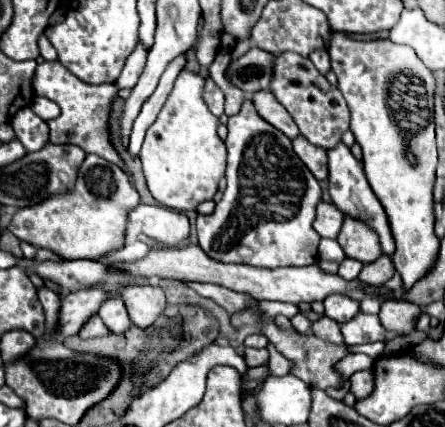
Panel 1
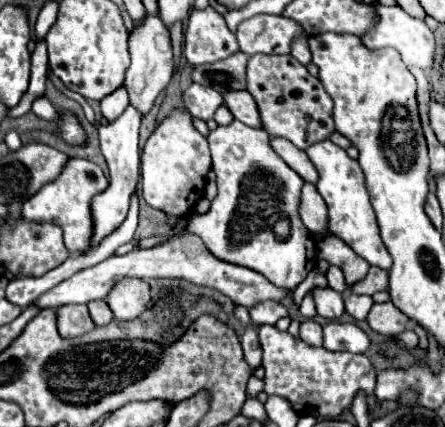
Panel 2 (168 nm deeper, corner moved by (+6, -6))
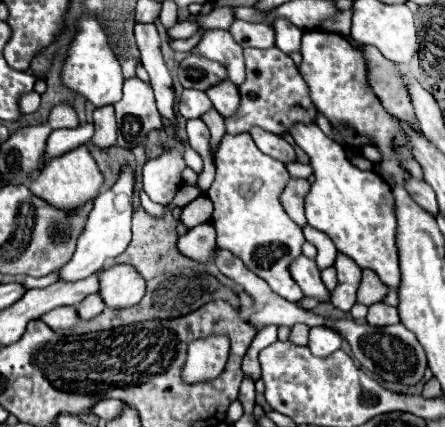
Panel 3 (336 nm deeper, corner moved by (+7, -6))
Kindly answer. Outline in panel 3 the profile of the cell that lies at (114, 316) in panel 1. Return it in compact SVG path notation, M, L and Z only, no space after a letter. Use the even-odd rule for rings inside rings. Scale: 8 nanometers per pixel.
M90 294L90 296L86 296L80 304L78 304L78 316L82 318L82 320L90 320L92 316L98 316L102 310L106 308L106 304L104 304L104 300L100 298L100 294Z

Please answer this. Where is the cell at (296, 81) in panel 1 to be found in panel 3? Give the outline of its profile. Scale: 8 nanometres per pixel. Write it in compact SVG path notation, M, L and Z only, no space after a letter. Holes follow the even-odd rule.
M272 46L268 50L258 48L246 48L244 58L248 64L248 78L240 86L240 108L234 116L226 118L226 134L242 134L248 132L252 126L260 126L268 132L282 134L288 132L288 128L296 122L314 122L316 110L312 108L312 100L308 96L308 86L304 84L296 64L292 58L280 48Z

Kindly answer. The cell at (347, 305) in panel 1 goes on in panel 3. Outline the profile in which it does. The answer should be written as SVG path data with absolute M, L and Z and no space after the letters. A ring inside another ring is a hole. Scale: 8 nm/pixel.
M302 254L290 262L288 270L290 270L292 278L296 280L296 284L300 286L300 290L304 292L304 296L314 296L320 302L328 300L330 292L324 290L324 284L320 280L320 270L318 270L314 260L310 260Z

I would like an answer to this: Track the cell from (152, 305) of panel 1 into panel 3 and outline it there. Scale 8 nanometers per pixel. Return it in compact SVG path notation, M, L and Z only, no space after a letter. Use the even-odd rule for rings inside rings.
M114 264L100 272L100 296L108 308L128 308L144 296L146 282L132 264Z

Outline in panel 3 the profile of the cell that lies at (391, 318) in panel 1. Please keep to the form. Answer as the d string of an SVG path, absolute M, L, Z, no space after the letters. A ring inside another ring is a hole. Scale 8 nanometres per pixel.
M378 302L378 304L370 306L366 322L372 324L372 326L392 326L392 324L400 322L400 316L398 316L396 308L392 308L384 302Z

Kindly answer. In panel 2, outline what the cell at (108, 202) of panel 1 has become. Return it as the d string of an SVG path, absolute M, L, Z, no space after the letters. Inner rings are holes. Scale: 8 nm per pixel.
M71 158L69 164L65 164L65 168L57 180L45 184L45 188L41 188L41 192L37 192L37 196L31 196L31 200L25 200L21 204L21 218L33 220L33 222L57 224L63 230L65 248L69 250L69 254L85 252L93 238L91 200L93 200L93 196L105 192L107 186L109 186L109 180L105 178L103 170L97 164L93 164L85 158Z

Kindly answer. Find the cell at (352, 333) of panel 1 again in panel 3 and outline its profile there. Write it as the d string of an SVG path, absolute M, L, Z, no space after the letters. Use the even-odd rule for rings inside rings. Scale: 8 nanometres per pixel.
M310 328L310 336L308 336L308 348L316 354L316 356L330 356L332 352L336 352L342 344L342 338L338 332L328 330L328 328Z

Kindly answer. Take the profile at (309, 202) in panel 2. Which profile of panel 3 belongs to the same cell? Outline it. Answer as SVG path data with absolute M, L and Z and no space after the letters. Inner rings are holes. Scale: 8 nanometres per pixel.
M290 178L286 188L280 194L280 204L284 206L286 214L298 224L306 226L306 216L304 216L304 196L308 194L310 182L302 178Z

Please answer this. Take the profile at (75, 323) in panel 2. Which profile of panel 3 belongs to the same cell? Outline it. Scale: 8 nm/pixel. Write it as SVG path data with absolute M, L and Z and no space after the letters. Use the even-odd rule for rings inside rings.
M60 306L60 308L54 308L52 312L44 314L40 320L44 324L48 324L52 330L58 330L58 328L70 328L72 324L76 324L78 316L76 316L76 308Z

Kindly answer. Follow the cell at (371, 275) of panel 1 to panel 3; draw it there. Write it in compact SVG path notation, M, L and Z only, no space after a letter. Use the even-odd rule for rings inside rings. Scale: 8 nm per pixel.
M372 270L362 272L362 282L358 288L358 302L364 306L372 306L376 302L382 302L388 294L388 288L380 282L380 278Z

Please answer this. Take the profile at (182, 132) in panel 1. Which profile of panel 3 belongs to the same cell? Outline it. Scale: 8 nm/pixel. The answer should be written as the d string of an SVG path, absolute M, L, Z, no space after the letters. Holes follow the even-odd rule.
M172 146L170 152L160 154L154 160L148 160L142 168L142 186L144 192L154 200L156 204L170 204L176 190L182 186L182 170L186 168L184 160L180 160L180 152L174 152Z

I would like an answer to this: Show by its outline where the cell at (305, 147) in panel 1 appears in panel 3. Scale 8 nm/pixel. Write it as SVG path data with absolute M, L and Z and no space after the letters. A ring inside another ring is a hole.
M258 126L250 128L250 136L252 136L252 140L256 142L256 146L258 146L264 154L268 154L268 156L272 156L272 158L276 158L276 160L280 160L280 162L284 162L284 164L296 160L294 148L292 148L284 138L276 136L276 134L272 134L272 132L266 132L266 130L258 128Z

